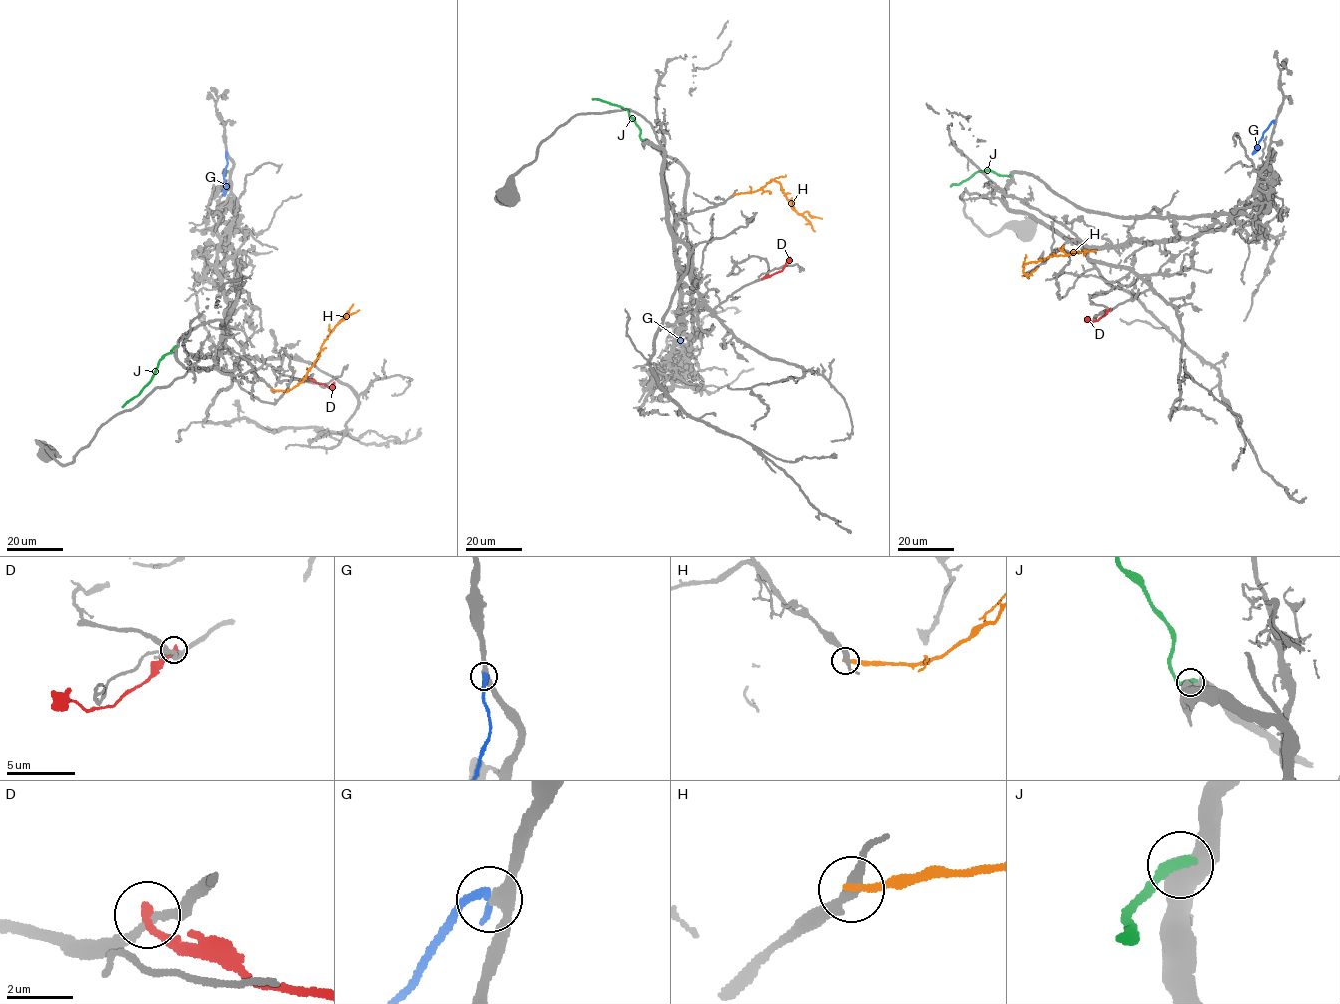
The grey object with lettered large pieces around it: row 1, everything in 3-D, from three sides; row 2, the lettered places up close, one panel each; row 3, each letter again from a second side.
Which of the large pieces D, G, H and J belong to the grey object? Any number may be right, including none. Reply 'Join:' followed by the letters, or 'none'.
Join: G

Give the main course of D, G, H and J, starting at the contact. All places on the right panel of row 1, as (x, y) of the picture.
D: (1110, 309), (1099, 319), (1092, 321), (1089, 317)
G: (1274, 121), (1252, 154)
H: (1031, 271), (1028, 278), (1023, 265), (1049, 256), (1095, 250)
J: (1010, 175), (978, 171), (950, 186)

